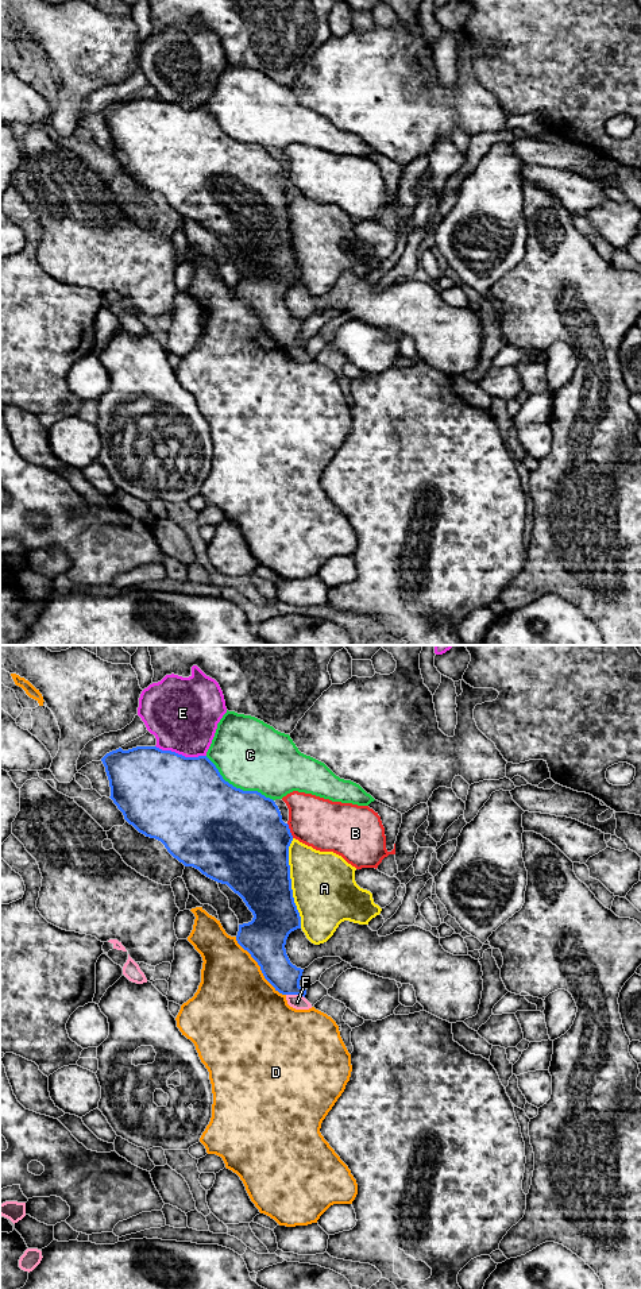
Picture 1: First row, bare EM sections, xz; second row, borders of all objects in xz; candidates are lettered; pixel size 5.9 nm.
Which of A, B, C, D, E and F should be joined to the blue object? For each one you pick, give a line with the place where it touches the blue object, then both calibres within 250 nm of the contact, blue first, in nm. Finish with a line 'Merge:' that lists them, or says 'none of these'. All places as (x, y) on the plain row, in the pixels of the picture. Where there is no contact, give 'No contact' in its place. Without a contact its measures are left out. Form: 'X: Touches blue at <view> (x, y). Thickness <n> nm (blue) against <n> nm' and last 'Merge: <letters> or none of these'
Merge: none of these

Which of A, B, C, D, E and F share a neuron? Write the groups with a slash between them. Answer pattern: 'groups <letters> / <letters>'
groups A / B / C / D / E / F

